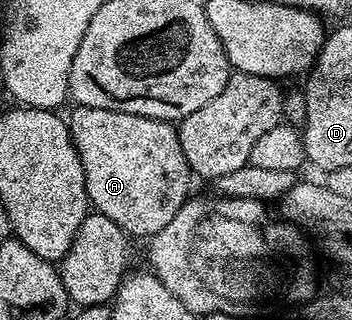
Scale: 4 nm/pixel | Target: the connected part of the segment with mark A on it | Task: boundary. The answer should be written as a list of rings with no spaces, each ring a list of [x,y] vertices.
[[[75,106],[73,110],[68,126],[84,169],[89,206],[116,221],[127,236],[160,233],[191,194],[192,172],[180,149],[177,126],[112,109]]]

